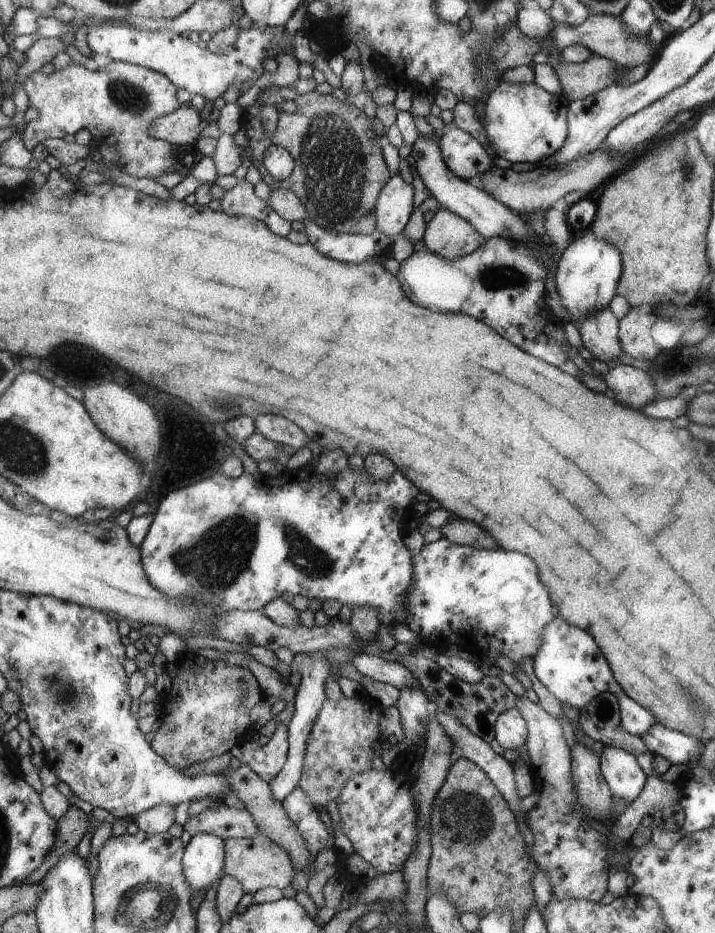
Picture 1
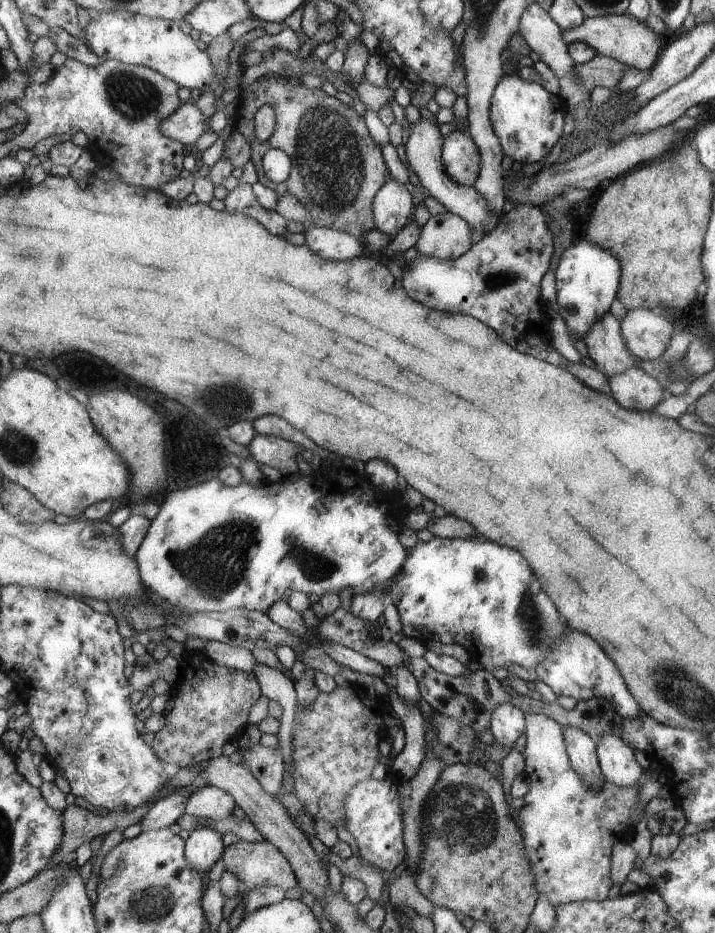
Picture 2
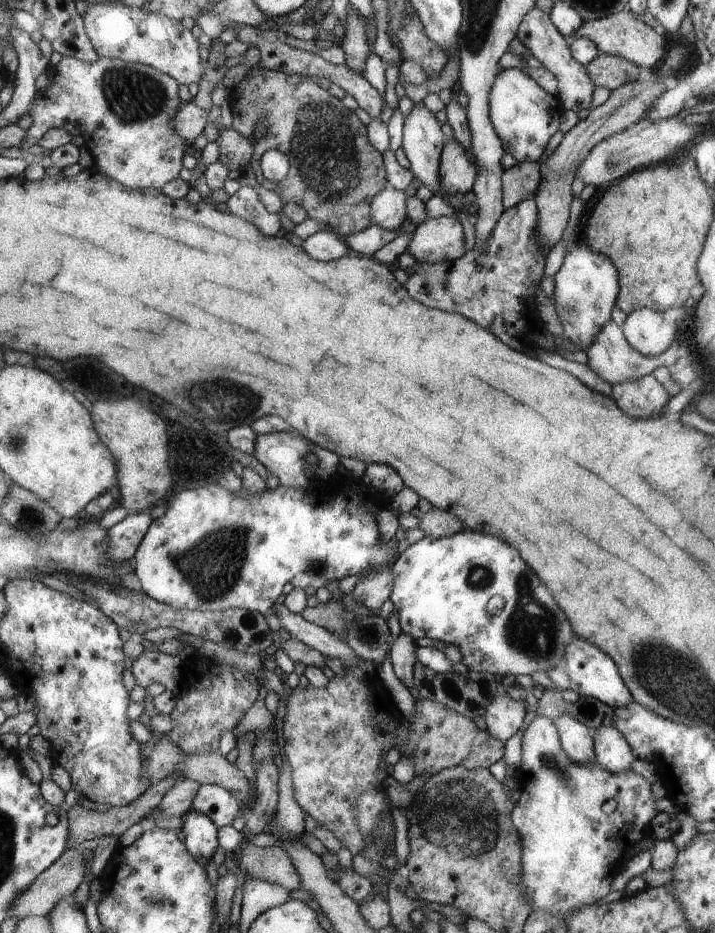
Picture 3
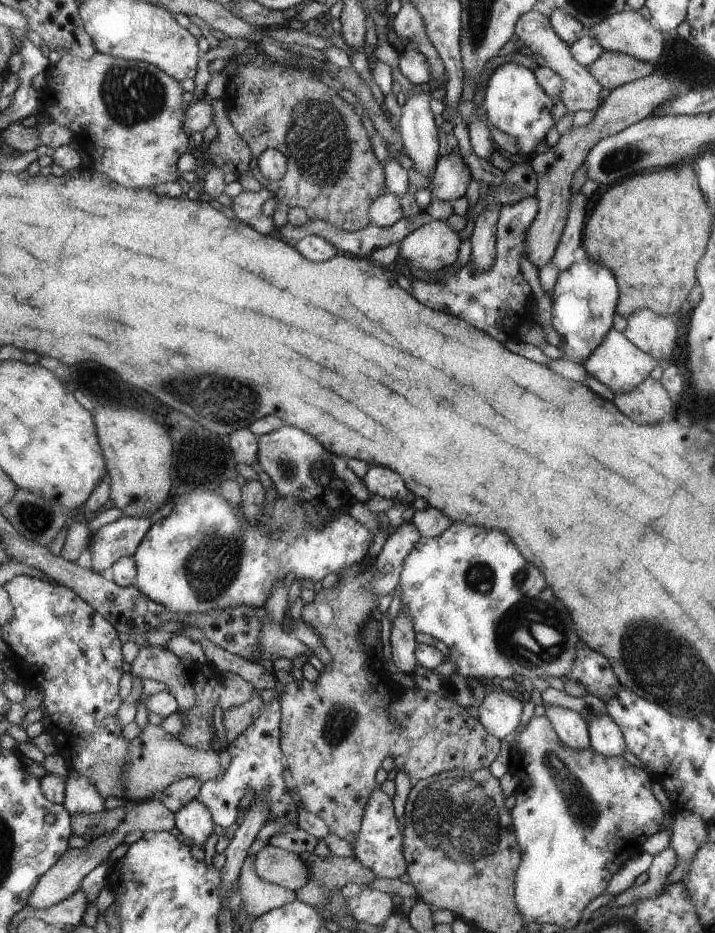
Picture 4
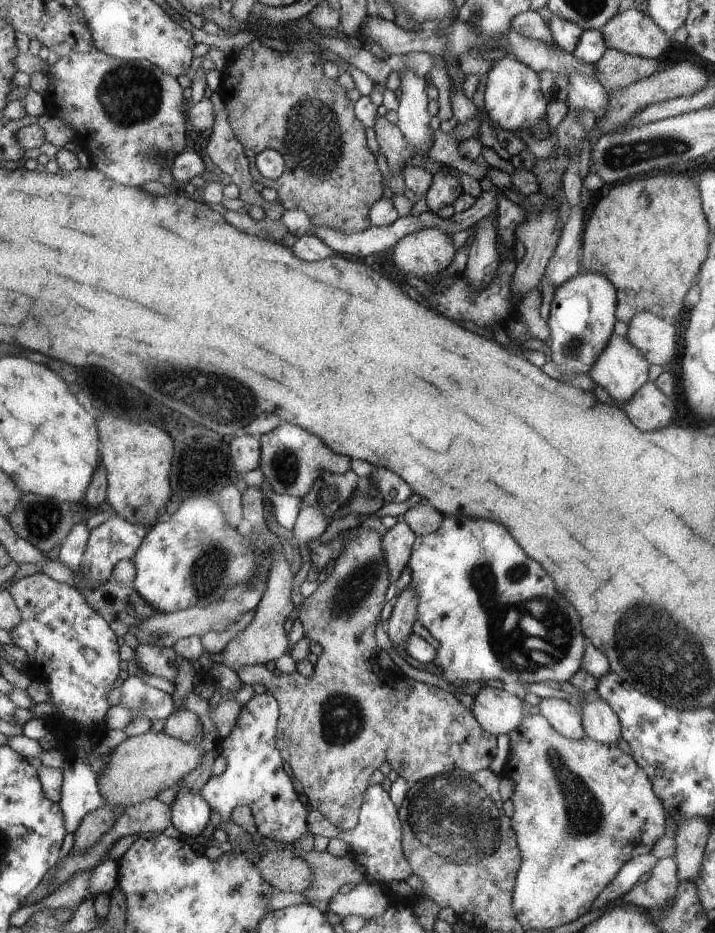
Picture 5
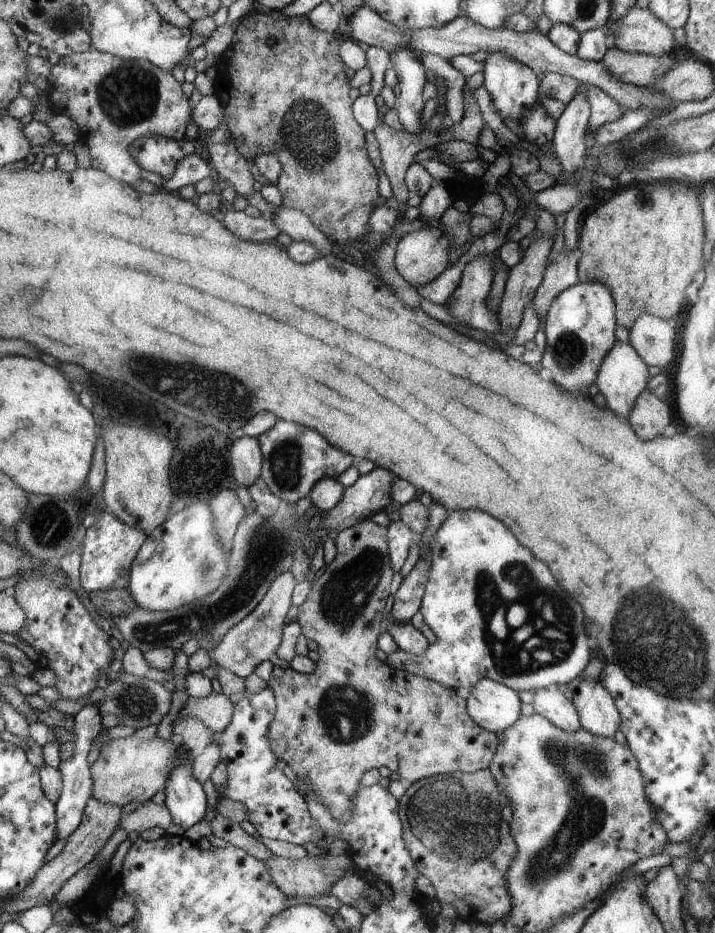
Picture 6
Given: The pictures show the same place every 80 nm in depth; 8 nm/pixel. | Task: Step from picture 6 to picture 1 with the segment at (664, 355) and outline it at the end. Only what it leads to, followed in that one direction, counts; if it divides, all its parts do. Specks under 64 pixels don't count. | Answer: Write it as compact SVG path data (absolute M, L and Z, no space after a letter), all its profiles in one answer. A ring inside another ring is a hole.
M631 309L619 319L619 337L623 351L636 360L653 361L663 349L652 337L652 326L661 321L656 311L650 313Z

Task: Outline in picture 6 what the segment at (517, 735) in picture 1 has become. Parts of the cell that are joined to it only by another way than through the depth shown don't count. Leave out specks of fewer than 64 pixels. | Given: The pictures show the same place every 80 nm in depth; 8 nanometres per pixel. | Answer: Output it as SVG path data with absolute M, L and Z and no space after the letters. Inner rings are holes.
M481 678L471 688L466 702L473 721L495 733L503 732L521 718L518 692L491 678Z

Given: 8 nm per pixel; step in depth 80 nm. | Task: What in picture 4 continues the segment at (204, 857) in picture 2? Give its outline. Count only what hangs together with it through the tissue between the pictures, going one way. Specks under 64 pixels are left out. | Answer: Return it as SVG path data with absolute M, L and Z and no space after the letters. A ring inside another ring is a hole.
M192 799L175 812L175 827L186 836L192 848L201 852L204 842L213 833L213 815L206 805L198 799Z

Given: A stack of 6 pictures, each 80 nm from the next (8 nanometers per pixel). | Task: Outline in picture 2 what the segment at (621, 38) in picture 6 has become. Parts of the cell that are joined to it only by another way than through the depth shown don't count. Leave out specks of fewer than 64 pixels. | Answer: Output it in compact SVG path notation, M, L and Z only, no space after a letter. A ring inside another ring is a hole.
M628 13L586 18L580 26L562 32L566 45L575 42L588 43L598 55L618 59L627 67L641 71L651 70L657 64L658 54L662 50L662 38L653 29L648 28L646 23L628 16Z

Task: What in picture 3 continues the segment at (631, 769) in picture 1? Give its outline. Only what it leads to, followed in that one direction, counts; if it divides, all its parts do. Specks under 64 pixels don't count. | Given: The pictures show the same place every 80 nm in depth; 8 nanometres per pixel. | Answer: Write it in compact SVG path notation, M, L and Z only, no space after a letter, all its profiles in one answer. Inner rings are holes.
M602 725L593 734L595 760L613 773L631 769L636 759L625 736L614 725Z

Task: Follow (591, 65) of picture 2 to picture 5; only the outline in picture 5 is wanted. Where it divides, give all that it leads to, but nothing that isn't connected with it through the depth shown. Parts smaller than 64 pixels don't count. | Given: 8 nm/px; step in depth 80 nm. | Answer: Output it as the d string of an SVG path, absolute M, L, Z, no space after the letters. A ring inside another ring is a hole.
M607 49L594 66L596 80L607 91L632 85L662 71L658 59L639 57L616 49Z

